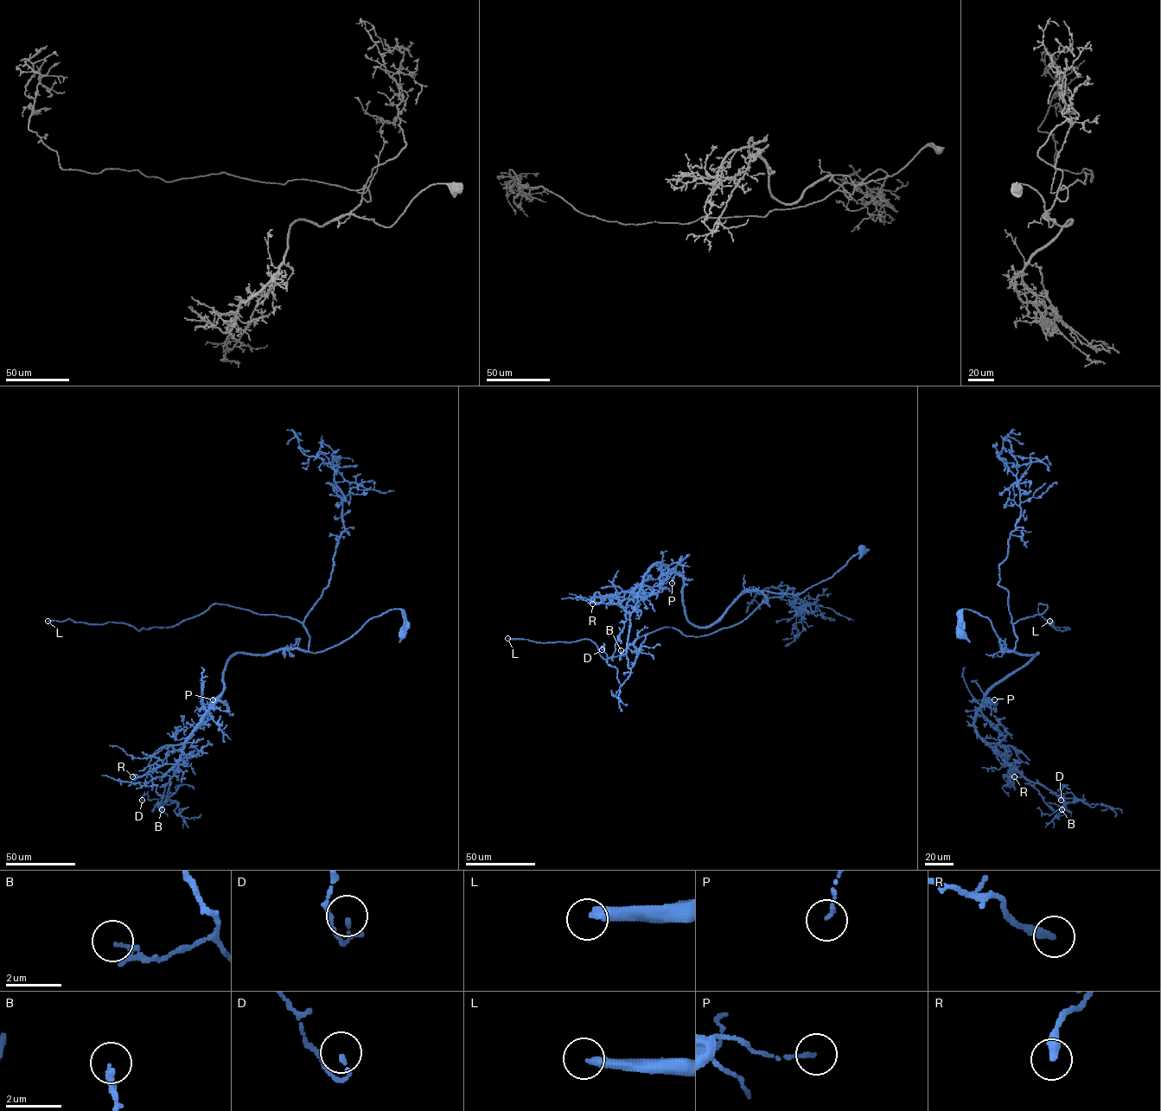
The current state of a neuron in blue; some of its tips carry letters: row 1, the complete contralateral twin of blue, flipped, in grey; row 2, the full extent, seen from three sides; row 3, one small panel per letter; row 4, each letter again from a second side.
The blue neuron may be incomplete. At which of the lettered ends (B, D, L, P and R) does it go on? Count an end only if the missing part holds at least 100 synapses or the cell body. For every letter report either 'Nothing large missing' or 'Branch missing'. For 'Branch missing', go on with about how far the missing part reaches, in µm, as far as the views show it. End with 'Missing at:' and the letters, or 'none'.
B: Nothing large missing
D: Nothing large missing
L: Branch missing. Missing length about 250 µm
P: Nothing large missing
R: Nothing large missing
Missing at: L

